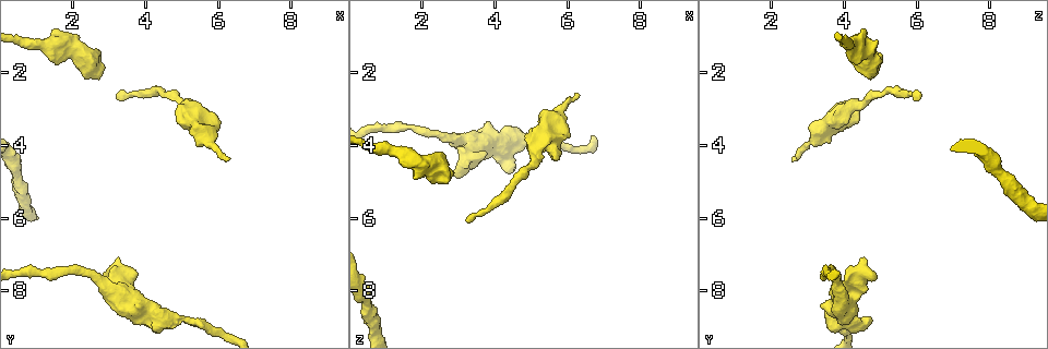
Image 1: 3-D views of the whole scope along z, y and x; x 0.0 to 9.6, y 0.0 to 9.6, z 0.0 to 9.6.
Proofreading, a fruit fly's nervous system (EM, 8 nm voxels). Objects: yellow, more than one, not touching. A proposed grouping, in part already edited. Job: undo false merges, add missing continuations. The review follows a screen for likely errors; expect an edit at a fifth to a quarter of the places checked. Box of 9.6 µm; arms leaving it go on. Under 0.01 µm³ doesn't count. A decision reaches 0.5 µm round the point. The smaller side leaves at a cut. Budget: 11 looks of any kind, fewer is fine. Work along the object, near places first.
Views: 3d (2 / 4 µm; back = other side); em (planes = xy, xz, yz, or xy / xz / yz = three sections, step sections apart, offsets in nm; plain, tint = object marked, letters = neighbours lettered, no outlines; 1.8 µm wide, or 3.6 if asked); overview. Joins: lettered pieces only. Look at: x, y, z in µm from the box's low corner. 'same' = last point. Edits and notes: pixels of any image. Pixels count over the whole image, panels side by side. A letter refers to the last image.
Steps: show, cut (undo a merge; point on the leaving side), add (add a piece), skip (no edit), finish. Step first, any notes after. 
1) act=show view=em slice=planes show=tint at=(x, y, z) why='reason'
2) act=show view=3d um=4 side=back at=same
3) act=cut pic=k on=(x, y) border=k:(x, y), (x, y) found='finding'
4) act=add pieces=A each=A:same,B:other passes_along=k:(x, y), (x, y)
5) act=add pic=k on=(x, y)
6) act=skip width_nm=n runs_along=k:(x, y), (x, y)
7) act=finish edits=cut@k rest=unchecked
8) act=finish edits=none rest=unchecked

act=show view=3d um=2 at=(6.25, 4.45, 2.65) why='thin end'

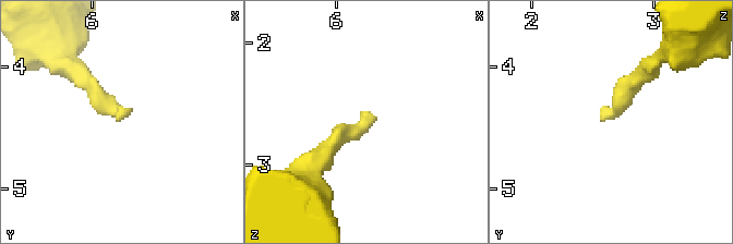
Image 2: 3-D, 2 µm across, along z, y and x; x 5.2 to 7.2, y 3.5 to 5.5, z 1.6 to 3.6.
act=show view=em um=3.6 slice=planes show=letters at=(6.26, 4.40, 2.58) why='now the EM'

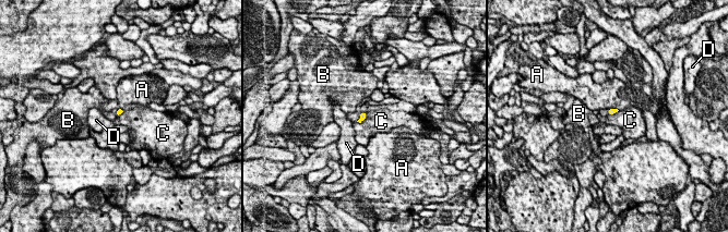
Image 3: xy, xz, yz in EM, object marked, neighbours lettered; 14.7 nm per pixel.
act=skip each=A:other,B:other,C:other,D:other border=3:(367, 113), (360, 122), (356, 121) found='none of them fits'

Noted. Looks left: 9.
act=show view=3d um=4 at=(5.65, 3.00, 4.35) why='thick end'

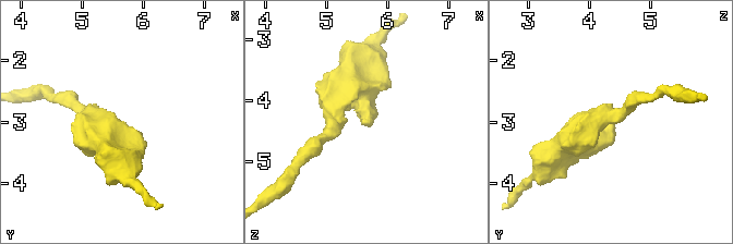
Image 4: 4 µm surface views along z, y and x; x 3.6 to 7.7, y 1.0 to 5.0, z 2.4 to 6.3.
act=show view=em slice=xz step=4 show=tint at=(5.70, 3.00, 4.40)

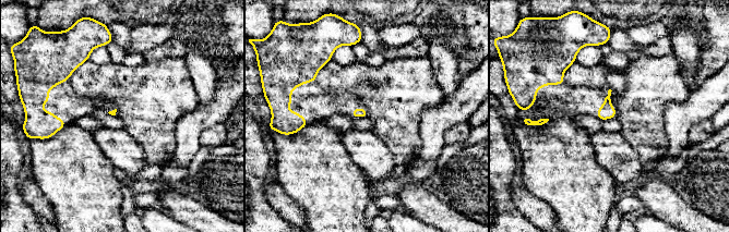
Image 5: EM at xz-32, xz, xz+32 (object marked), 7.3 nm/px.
act=show view=em slice=planes show=letters at=same why='another direction'

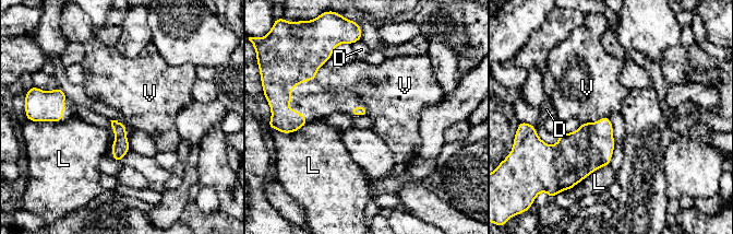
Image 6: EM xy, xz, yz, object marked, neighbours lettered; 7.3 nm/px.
act=skip longest_contact=L:190nm each=D:other,L:other,V:other border=6:(331, 58), (317, 70), (315, 78) found='none of them fits'

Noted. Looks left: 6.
act=show view=3d um=2 at=(1.40, 1.65, 4.20) why='thick end'

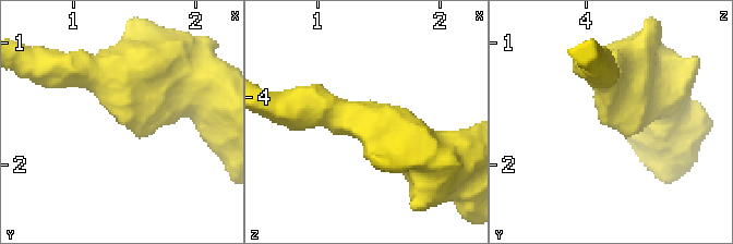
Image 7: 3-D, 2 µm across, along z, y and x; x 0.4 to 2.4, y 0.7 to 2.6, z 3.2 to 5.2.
act=show view=em slice=planes show=letters at=(1.46, 1.64, 4.14)

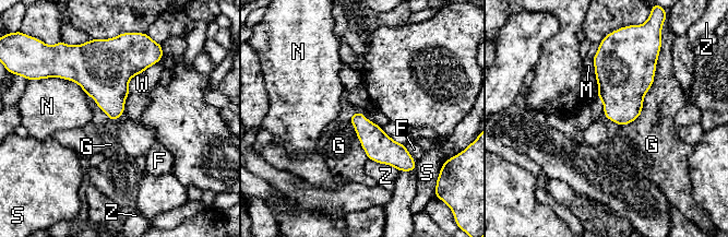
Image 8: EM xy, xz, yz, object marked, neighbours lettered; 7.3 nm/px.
act=skip each=F:other,G:other,M:other,N:other,S:other,W:other,Z:other border=8:(658, 60), (641, 114), (619, 126) found='no lettered piece goes on from it'

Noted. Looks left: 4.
act=show view=em slice=planes show=tint at=(3.20, 2.65, 6.05) why='branch stops here'

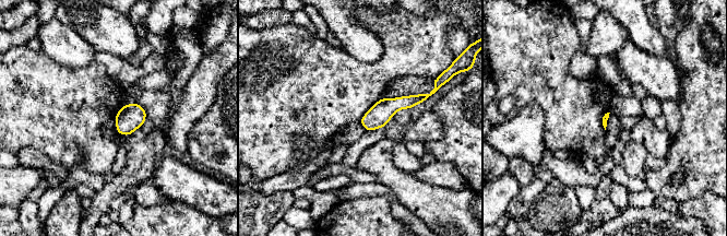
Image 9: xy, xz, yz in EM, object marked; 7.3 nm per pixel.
act=show view=em slice=planes show=letters at=same

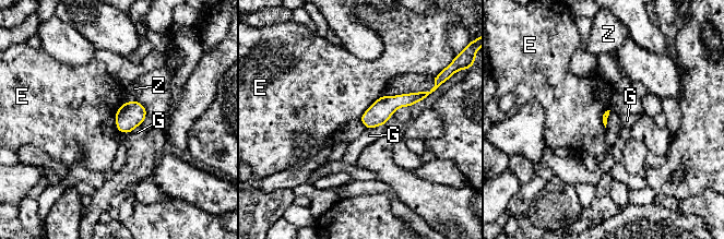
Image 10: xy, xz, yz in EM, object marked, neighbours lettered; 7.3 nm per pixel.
act=skip each=E:other,G:other,Z:other runs_along=10:(422, 96), (391, 103), (364, 120) found='none of them fits'

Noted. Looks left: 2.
act=finish edits=none rest=unchecked

